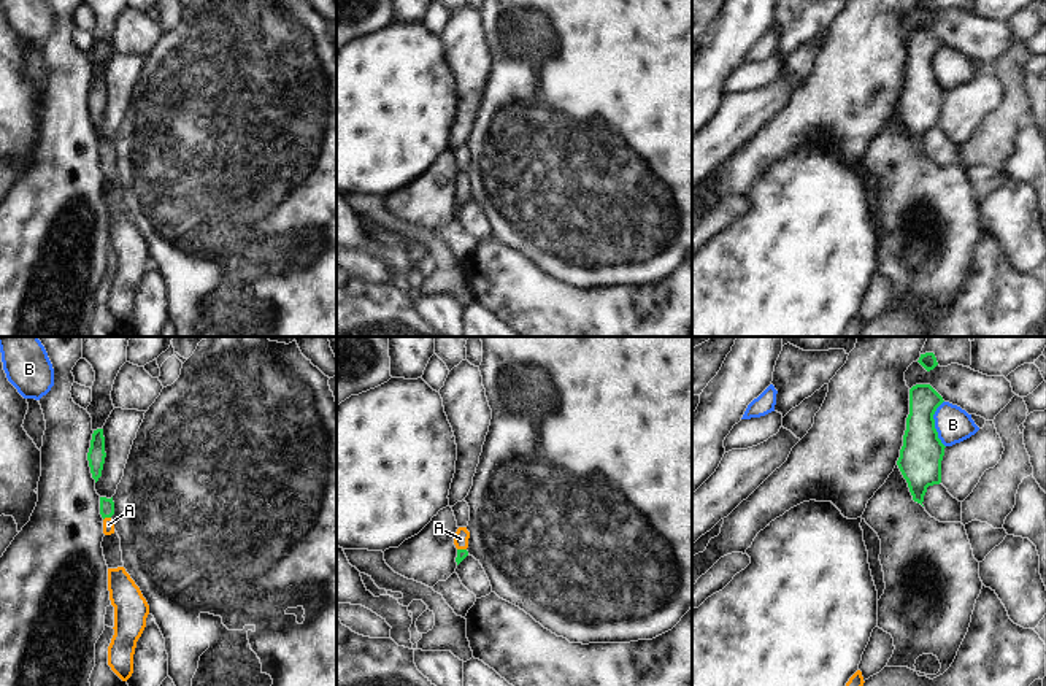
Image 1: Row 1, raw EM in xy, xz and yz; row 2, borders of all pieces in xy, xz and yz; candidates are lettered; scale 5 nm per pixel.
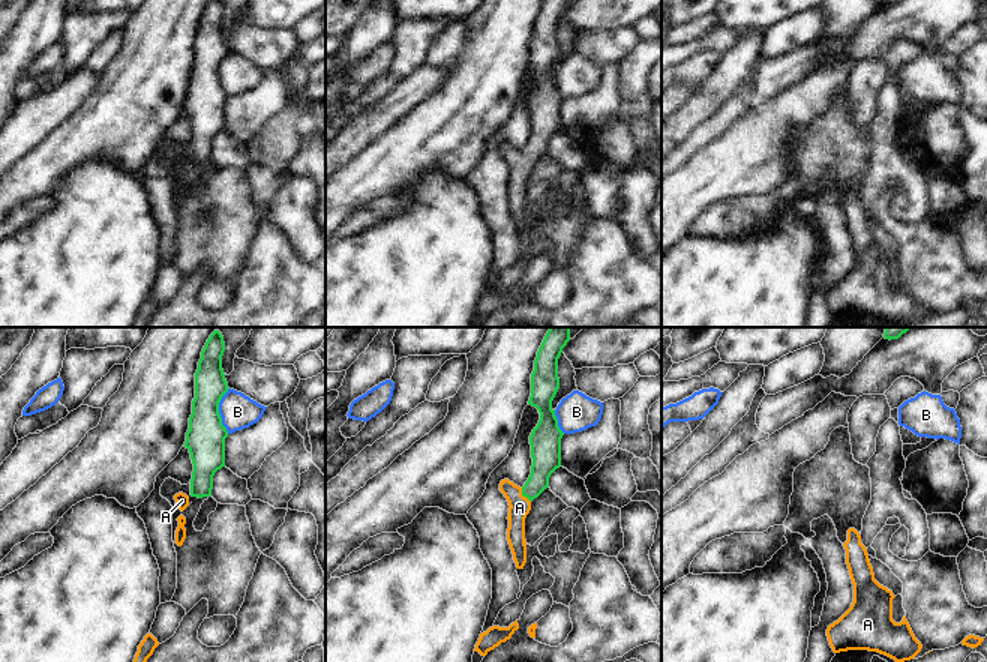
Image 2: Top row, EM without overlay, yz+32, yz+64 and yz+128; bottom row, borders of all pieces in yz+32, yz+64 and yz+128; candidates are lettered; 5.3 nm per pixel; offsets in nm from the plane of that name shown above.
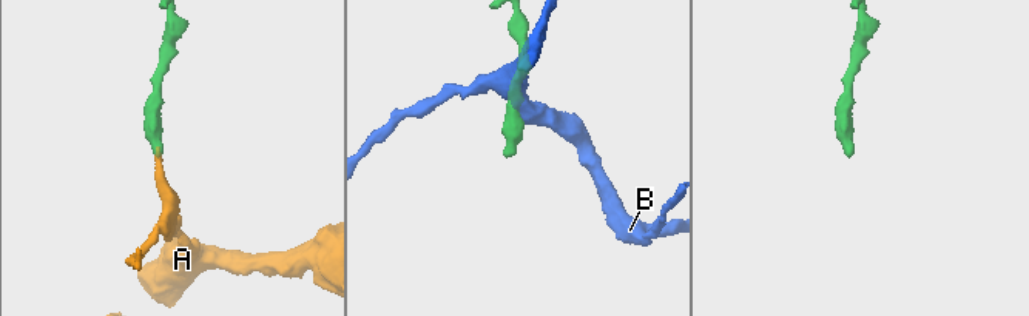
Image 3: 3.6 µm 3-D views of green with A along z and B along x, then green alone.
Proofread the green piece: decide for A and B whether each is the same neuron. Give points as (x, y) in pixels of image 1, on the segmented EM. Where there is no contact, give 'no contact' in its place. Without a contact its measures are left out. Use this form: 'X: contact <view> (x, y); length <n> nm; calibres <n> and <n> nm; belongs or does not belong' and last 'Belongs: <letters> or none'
A: contact xy (107, 516); length 40 nm; calibres 80 and 60 nm; belongs
B: contact yz (934, 424); length 240 nm; calibres 220 and 180 nm; does not belong
Belongs: A

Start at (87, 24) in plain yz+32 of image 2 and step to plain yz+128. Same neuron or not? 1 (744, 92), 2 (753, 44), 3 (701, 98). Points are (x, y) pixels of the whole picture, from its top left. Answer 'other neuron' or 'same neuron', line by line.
1: other neuron
2: same neuron
3: same neuron

